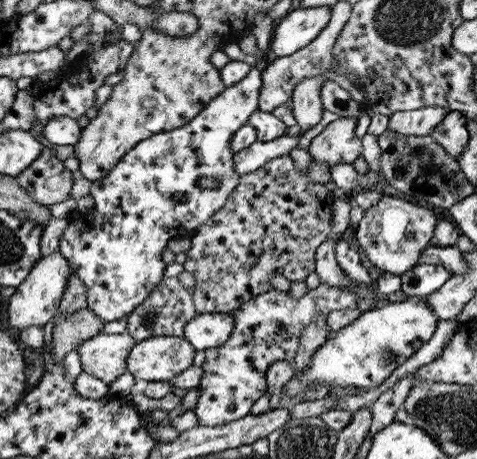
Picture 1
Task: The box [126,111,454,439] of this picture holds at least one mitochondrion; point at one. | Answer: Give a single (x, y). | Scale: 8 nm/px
(148, 319)

